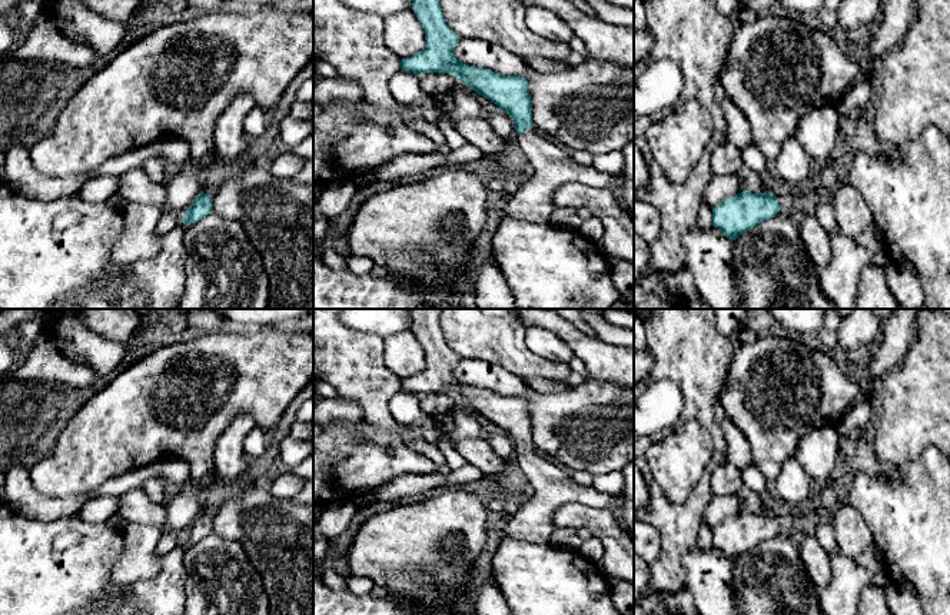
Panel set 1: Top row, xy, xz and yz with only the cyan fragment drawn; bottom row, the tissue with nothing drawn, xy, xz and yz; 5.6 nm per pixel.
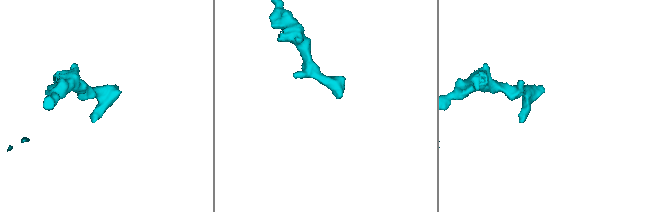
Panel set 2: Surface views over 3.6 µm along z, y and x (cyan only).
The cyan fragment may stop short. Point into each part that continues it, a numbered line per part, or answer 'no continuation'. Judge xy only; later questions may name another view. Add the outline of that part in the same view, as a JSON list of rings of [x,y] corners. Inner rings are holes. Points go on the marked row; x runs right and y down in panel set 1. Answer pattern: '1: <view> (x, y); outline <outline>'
no continuation

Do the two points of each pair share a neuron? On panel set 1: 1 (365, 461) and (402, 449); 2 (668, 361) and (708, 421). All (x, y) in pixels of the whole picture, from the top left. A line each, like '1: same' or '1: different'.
1: same
2: same

